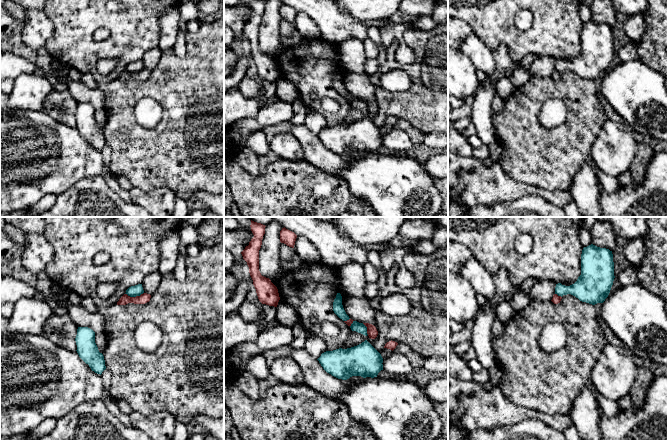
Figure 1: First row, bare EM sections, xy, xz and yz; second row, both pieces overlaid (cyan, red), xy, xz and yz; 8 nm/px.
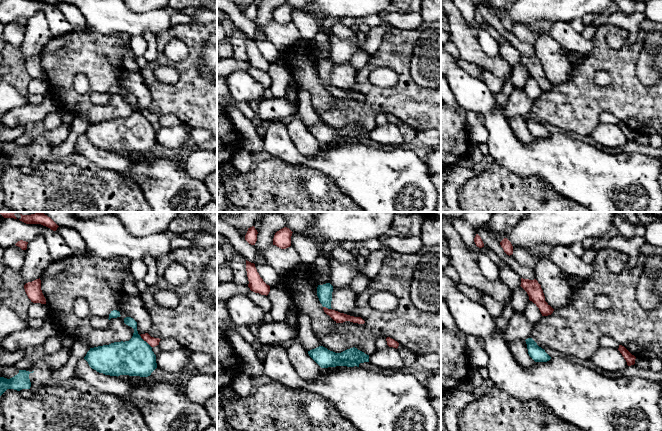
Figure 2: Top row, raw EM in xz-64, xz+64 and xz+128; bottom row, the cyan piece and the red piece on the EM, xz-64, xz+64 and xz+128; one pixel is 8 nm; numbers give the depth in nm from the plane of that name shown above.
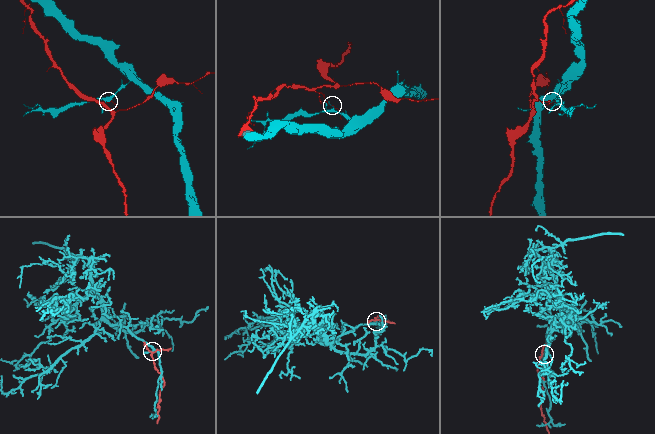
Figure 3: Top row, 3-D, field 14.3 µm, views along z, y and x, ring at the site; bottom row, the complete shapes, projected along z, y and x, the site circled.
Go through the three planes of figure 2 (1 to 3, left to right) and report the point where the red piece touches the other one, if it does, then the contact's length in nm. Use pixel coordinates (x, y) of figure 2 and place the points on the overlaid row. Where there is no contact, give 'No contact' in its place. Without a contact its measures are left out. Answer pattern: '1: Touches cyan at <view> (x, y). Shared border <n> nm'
1: Touches cyan at xz-64 (145, 341). Shared border 140 nm
2: Touches cyan at xz+64 (327, 307). Shared border 80 nm
3: No contact

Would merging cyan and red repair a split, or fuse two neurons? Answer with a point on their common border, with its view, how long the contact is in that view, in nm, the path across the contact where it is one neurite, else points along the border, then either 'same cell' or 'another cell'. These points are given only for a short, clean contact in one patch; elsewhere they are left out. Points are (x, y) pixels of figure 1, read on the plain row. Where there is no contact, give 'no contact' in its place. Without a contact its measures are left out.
meets cyan in xy at (134, 72); contact 150 nm long; another cell

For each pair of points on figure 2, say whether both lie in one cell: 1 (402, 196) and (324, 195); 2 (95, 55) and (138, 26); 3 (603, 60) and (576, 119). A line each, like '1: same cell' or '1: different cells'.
1: different cells
2: different cells
3: same cell

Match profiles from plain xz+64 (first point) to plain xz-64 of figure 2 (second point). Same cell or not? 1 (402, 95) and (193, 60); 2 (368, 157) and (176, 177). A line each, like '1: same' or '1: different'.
1: same
2: same

